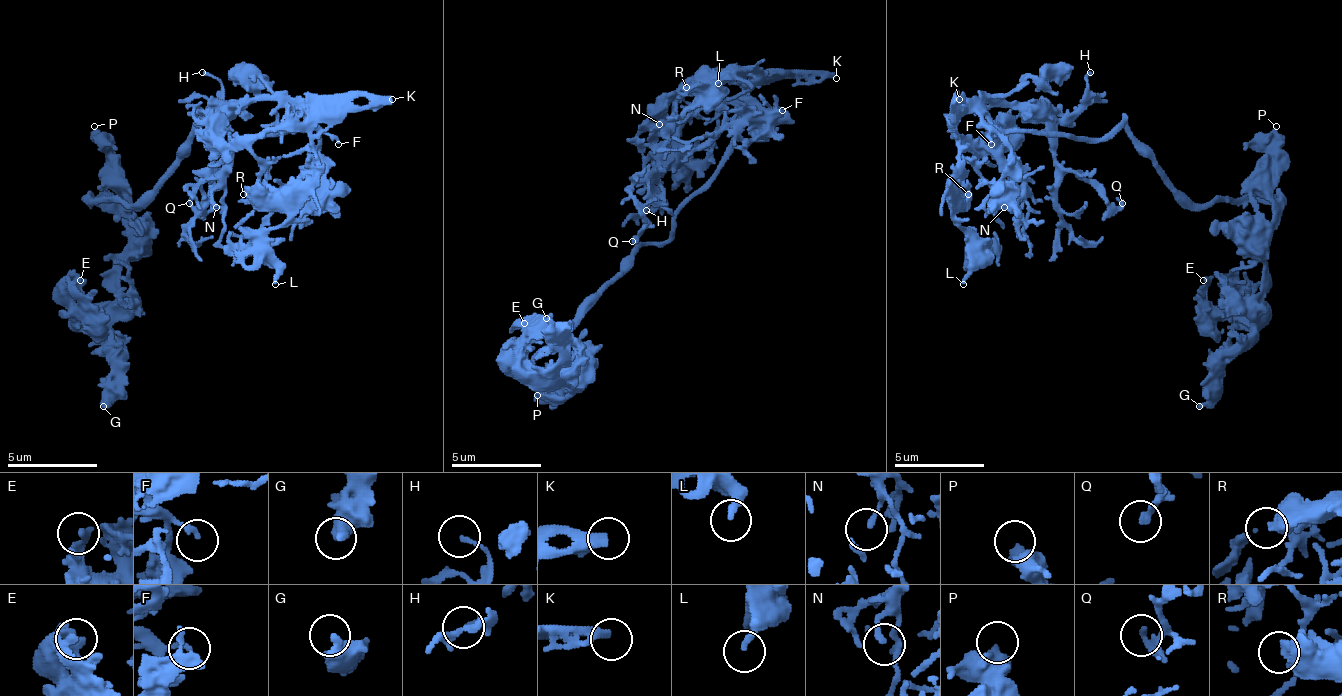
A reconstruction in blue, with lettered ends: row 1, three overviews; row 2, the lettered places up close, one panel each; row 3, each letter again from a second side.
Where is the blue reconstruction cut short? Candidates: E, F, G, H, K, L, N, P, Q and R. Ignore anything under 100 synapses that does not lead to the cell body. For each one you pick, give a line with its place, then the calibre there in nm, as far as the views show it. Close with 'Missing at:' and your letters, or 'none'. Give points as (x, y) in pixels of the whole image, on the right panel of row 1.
K: at (959, 99); 400 nm thick
Missing at: K

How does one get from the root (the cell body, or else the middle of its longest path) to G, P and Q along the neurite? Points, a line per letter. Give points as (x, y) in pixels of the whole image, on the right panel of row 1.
G: (1126, 121), (1153, 167), (1194, 203), (1267, 203), (1276, 212), (1253, 339), (1199, 406)
P: (1126, 121), (1131, 139), (1153, 167), (1194, 203), (1239, 203), (1253, 189), (1267, 162), (1267, 135), (1276, 126)
Q: (1126, 121), (1099, 139), (995, 130), (982, 103), (1000, 99), (1031, 112), (1058, 162), (1122, 203)

